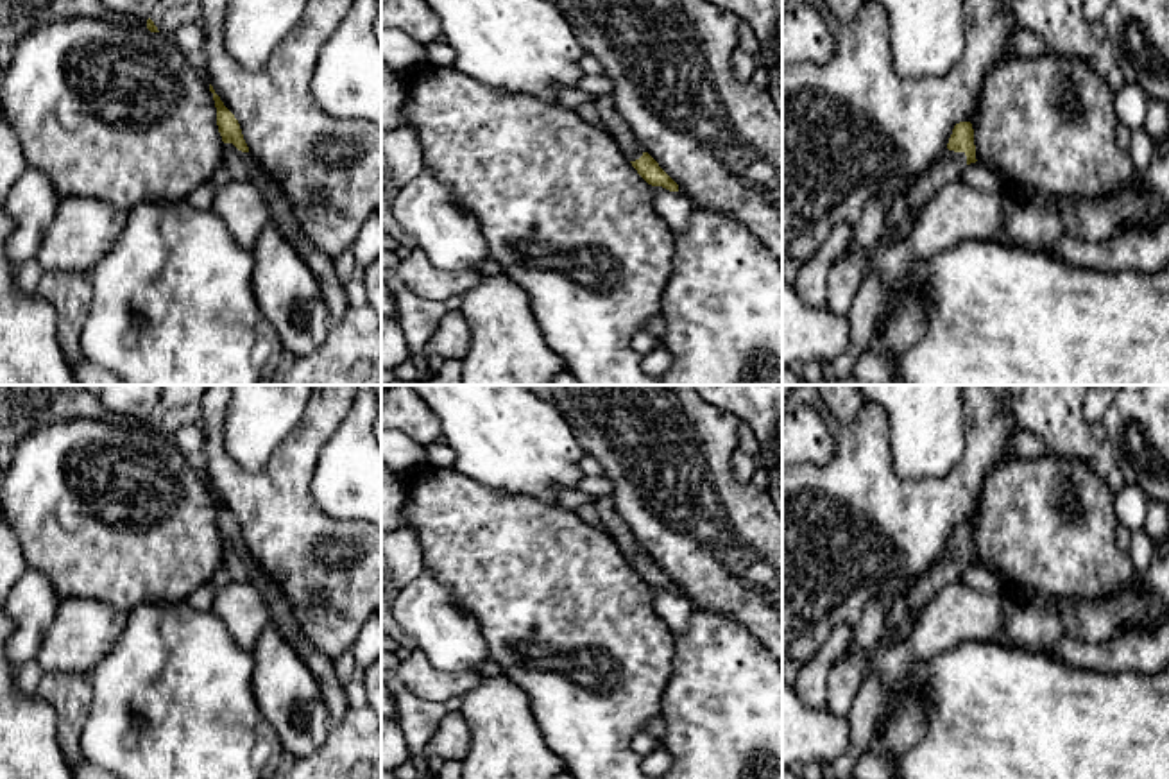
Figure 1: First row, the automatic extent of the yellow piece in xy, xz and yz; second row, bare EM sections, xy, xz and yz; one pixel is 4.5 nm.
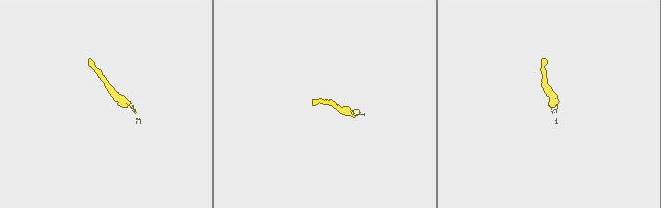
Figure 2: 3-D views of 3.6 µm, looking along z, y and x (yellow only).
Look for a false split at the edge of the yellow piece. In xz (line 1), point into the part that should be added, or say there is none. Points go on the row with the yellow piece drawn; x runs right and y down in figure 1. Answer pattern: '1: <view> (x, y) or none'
1: xz (614, 124)

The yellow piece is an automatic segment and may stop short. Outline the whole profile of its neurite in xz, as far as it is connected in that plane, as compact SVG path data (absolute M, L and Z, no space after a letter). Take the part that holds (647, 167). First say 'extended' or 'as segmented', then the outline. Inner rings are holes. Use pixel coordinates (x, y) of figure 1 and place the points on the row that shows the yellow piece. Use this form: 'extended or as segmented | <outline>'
extended | M598 97L596 111L603 124L603 129L612 136L621 152L627 156L627 159L648 184L662 186L670 192L678 192L678 184L641 147L634 131L616 109L612 97Z

